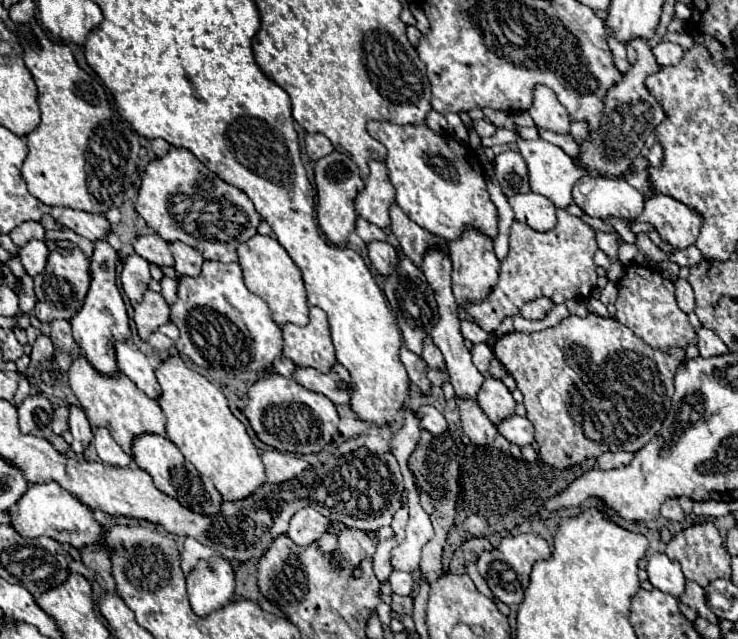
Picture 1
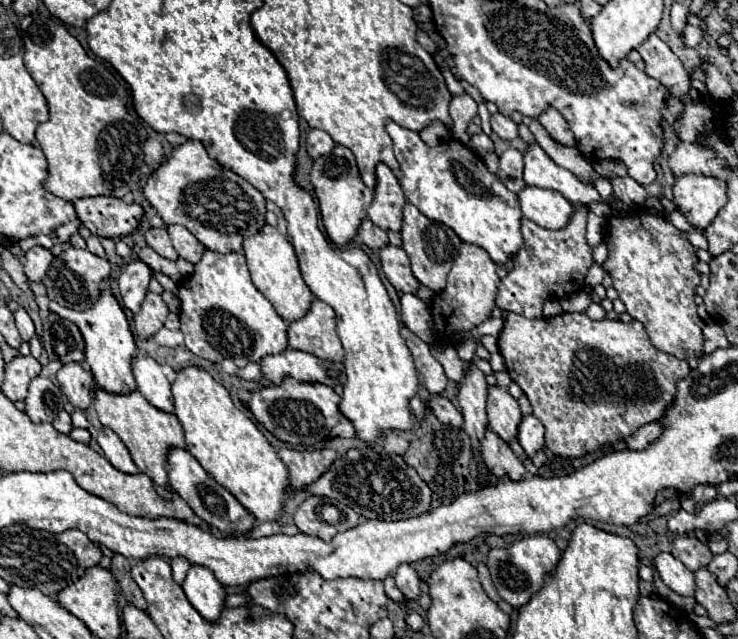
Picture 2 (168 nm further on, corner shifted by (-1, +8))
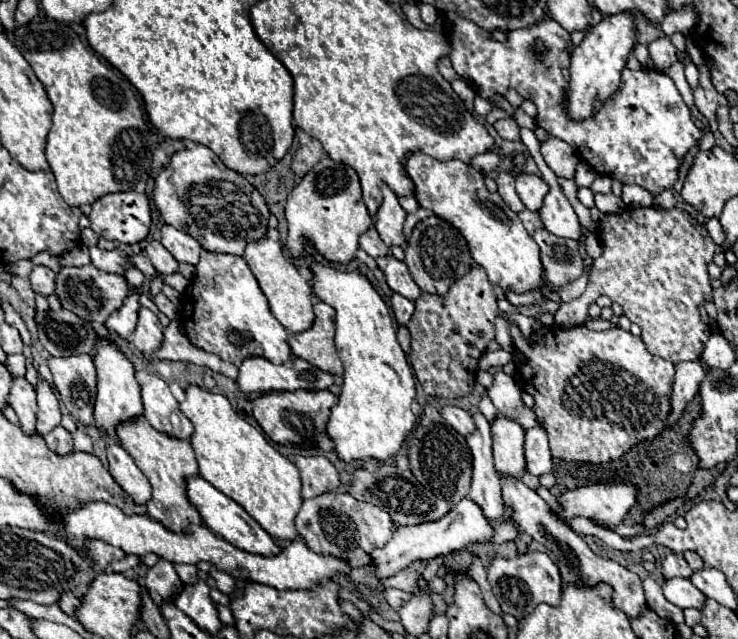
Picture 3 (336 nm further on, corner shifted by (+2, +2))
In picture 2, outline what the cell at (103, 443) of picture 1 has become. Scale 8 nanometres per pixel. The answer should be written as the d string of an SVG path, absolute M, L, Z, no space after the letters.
M103 428L99 434L97 434L97 442L105 454L105 458L121 472L127 472L127 474L135 474L139 472L135 462L131 460L131 454L127 450L127 446L119 440L119 436L111 430L111 428Z

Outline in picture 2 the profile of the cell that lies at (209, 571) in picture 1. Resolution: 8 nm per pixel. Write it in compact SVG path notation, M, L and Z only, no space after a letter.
M191 566L183 582L183 590L193 608L205 618L215 622L225 606L225 588L217 582L215 574L205 566Z

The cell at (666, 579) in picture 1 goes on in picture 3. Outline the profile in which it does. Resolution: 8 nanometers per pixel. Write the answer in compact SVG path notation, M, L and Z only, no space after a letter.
M672 578L666 580L664 584L664 596L668 602L672 602L674 606L686 610L686 608L696 608L702 610L706 596L686 578Z

